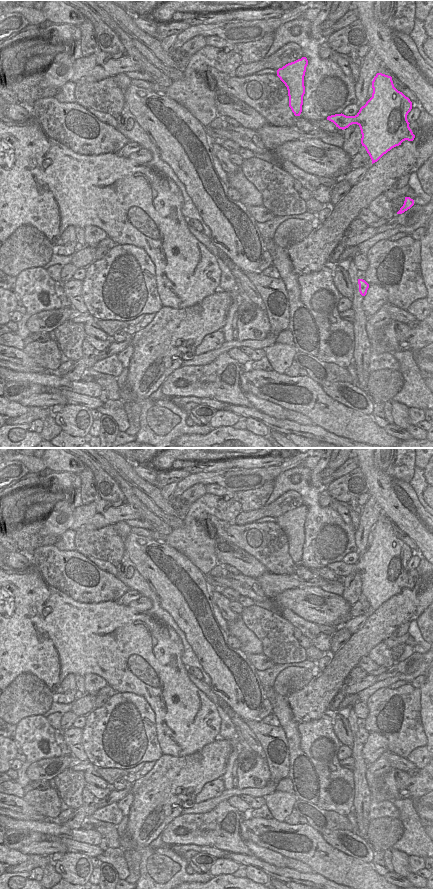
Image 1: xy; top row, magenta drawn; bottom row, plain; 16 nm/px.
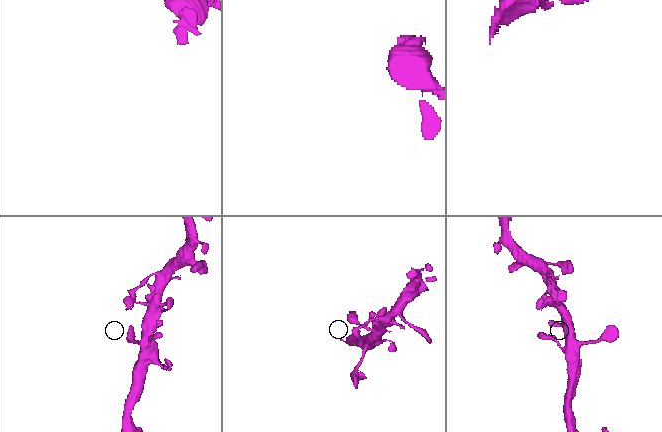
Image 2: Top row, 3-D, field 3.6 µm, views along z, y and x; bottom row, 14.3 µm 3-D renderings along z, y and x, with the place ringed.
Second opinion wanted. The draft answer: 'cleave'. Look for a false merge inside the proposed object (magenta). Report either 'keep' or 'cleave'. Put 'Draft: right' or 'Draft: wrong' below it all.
keep
Draft: wrong

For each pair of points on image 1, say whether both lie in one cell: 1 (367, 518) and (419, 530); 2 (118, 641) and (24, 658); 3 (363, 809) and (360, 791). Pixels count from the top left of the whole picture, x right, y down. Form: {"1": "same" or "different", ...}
{"1": "different", "2": "same", "3": "same"}

